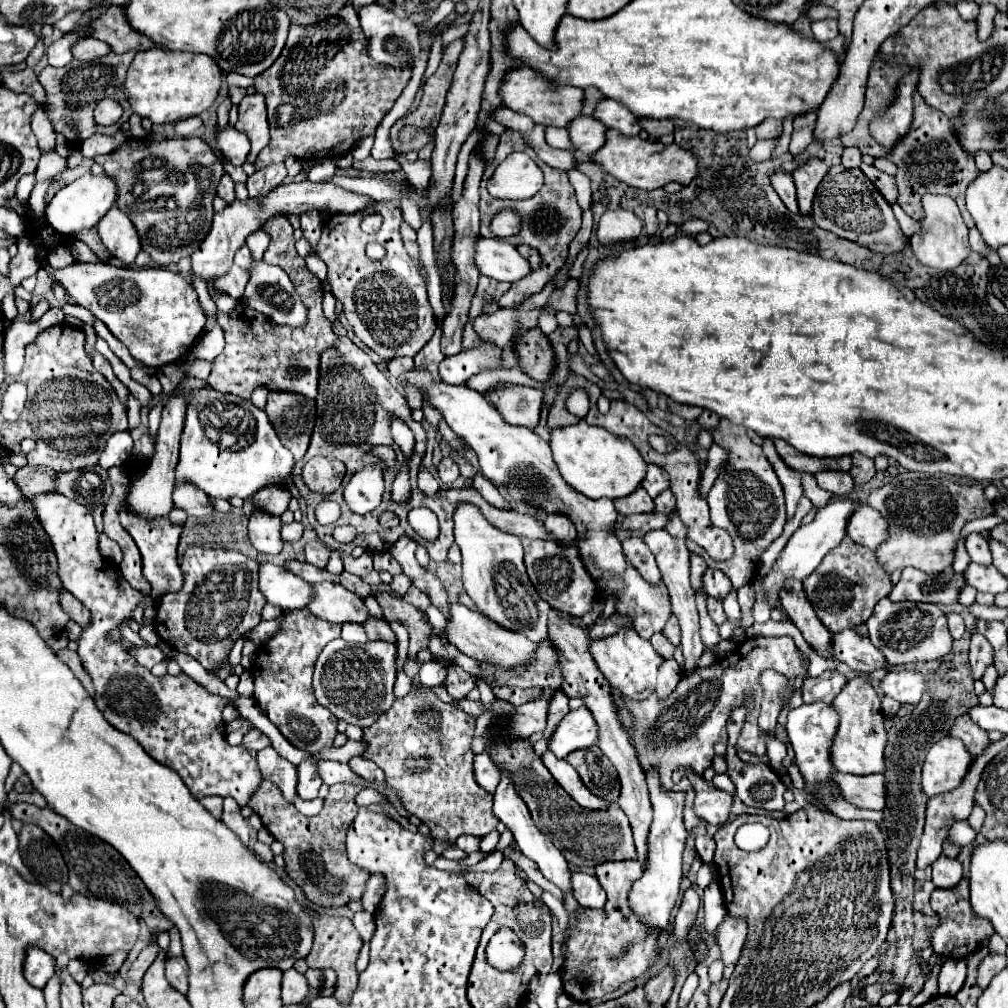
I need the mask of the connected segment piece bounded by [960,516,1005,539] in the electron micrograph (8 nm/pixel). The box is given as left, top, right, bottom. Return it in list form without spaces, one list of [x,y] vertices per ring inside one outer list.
[[[989,516],[989,518],[973,520],[973,522],[965,524],[962,528],[960,539],[972,532],[989,532],[991,528],[995,528],[995,526],[997,526],[997,524],[1001,524],[1001,522],[1005,522],[1005,520],[1003,520],[1003,518],[999,518],[999,516]]]

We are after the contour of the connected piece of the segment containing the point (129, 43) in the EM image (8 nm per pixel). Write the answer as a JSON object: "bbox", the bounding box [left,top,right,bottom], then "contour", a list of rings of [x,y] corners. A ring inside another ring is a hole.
{"bbox":[93,6,155,54],"contour":[[[111,6],[93,20],[93,38],[109,44],[111,52],[115,54],[123,54],[125,50],[155,48],[155,42],[149,42],[149,38],[137,34],[137,30],[125,22],[123,6]]]}

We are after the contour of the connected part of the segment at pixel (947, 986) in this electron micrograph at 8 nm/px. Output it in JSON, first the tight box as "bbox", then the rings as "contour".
{"bbox":[939,958,967,996],"contour":[[[947,958],[939,972],[939,992],[955,996],[963,988],[965,978],[967,978],[967,962]]]}

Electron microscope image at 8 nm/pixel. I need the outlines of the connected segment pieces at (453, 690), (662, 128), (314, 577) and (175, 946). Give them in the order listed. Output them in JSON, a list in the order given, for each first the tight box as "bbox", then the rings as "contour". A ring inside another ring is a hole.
[{"bbox":[447,664,475,700],"contour":[[[449,664],[449,676],[447,676],[447,690],[453,698],[461,700],[467,696],[467,692],[475,688],[475,680],[465,672],[461,670],[457,664]]]},{"bbox":[641,118,675,138],"contour":[[[643,118],[641,120],[641,128],[649,132],[651,138],[659,138],[663,134],[671,134],[675,130],[675,124],[673,120],[665,120],[665,122],[657,122],[653,118]]]},{"bbox":[287,562,339,584],"contour":[[[287,562],[287,568],[293,570],[293,574],[301,576],[303,580],[317,584],[317,582],[339,582],[339,574],[329,574],[327,570],[321,570],[317,566],[311,566],[307,562]]]},{"bbox":[167,928,183,958],"contour":[[[177,928],[169,930],[169,936],[171,936],[171,946],[169,946],[169,954],[167,954],[167,958],[171,958],[171,956],[181,956],[181,954],[183,954],[183,950],[181,950],[179,930],[177,930]]]}]

